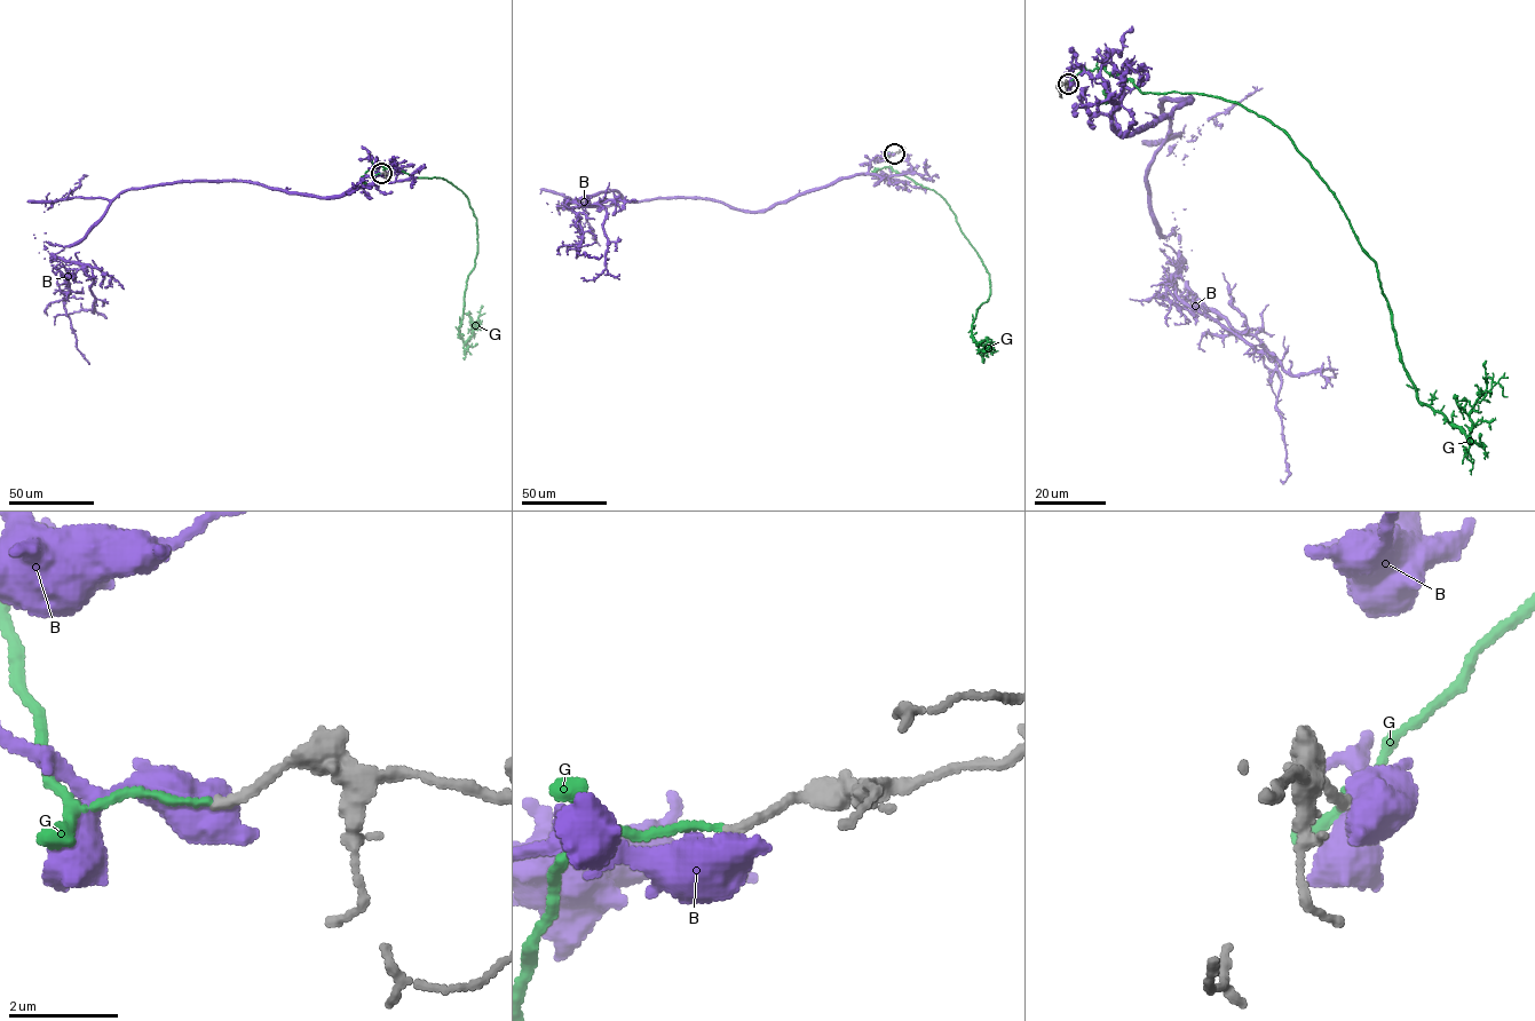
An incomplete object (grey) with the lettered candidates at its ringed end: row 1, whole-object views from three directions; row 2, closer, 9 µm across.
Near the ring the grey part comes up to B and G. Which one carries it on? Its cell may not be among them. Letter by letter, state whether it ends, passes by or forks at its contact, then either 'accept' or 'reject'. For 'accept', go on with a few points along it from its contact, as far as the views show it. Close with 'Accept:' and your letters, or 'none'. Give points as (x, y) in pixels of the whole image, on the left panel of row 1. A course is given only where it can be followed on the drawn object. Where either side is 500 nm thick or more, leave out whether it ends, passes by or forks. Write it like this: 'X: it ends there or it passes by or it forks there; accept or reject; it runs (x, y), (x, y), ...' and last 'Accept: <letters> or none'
B: reject
G: it ends there; accept; it runs (380, 174), (374, 167), (442, 177), (467, 197), (477, 251), (459, 326), (465, 342), (469, 316), (471, 323)
Accept: G

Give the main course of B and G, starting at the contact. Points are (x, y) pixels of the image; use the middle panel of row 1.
B: (893, 153), (758, 211), (614, 190), (568, 202), (577, 252), (601, 254)
G: (893, 153), (892, 168), (942, 198), (989, 275), (989, 298), (972, 325), (972, 337), (984, 345), (983, 362)

